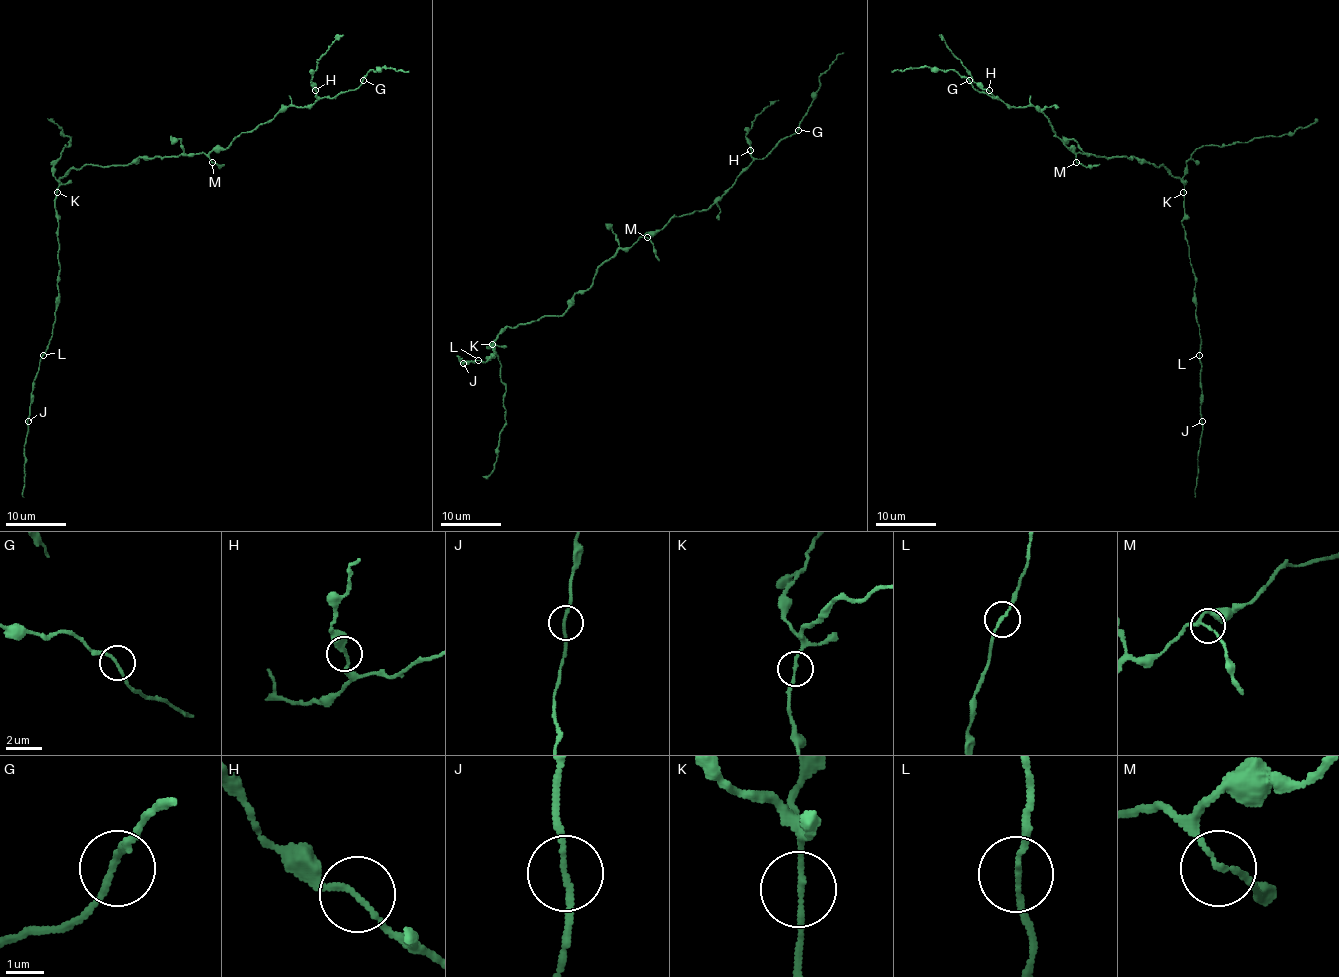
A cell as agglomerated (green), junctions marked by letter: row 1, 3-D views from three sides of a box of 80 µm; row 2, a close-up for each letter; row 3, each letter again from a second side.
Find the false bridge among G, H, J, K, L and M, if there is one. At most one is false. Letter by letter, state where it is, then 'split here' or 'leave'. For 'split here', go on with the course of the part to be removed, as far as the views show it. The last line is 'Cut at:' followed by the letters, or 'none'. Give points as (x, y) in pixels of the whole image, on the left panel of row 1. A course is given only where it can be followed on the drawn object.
G: place (363, 80); leave
H: place (315, 90); leave
J: place (28, 421); leave
K: place (57, 192); leave
L: place (43, 355); leave
M: place (212, 162); leave
Cut at: none

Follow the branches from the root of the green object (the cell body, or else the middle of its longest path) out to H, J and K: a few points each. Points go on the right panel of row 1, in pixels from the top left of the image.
H: (1145, 162), (1123, 156), (1076, 154), (1056, 136), (1050, 121), (1033, 106), (1009, 107), (989, 91)
J: (1145, 162), (1156, 166), (1162, 165), (1183, 185), (1182, 227), (1196, 282), (1196, 321), (1200, 336), (1202, 421)
K: (1145, 162), (1167, 168), (1180, 180), (1183, 192)

